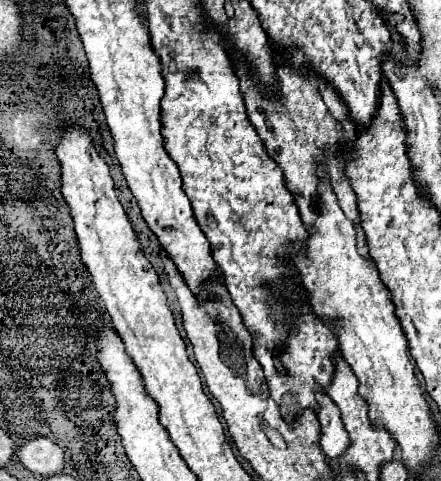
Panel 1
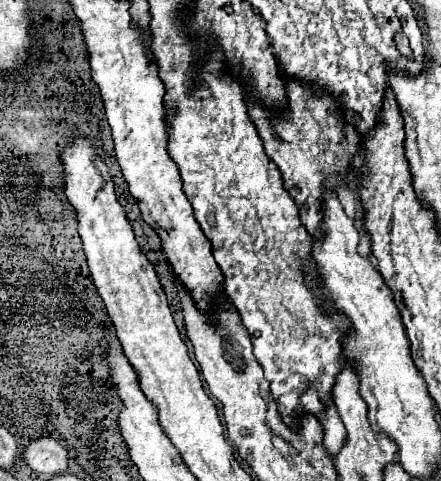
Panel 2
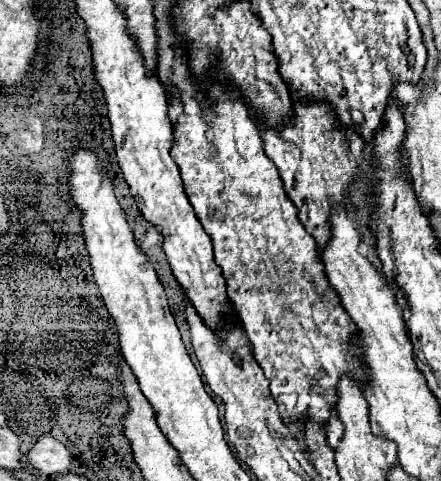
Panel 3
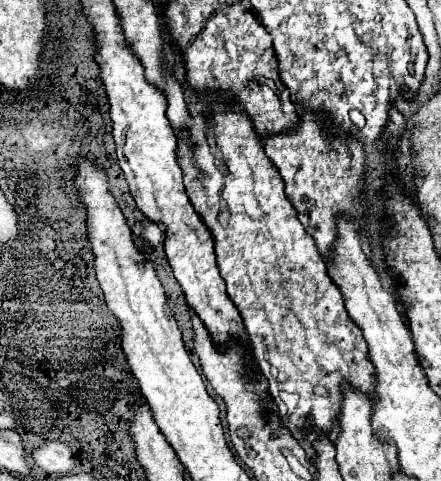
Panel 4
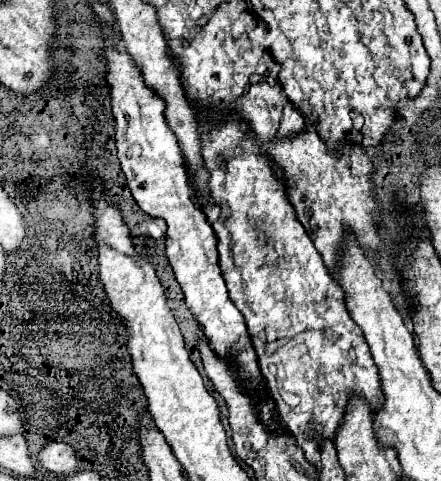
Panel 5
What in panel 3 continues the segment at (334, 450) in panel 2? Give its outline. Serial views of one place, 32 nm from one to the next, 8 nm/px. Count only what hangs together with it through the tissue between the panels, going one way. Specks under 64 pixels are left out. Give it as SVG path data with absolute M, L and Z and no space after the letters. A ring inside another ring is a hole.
M334 412L334 414L332 414L332 418L330 418L330 422L328 422L328 428L326 428L328 444L330 444L332 448L336 448L336 446L338 446L340 438L342 438L342 432L344 432L344 428L342 428L342 422L338 420L338 414Z

